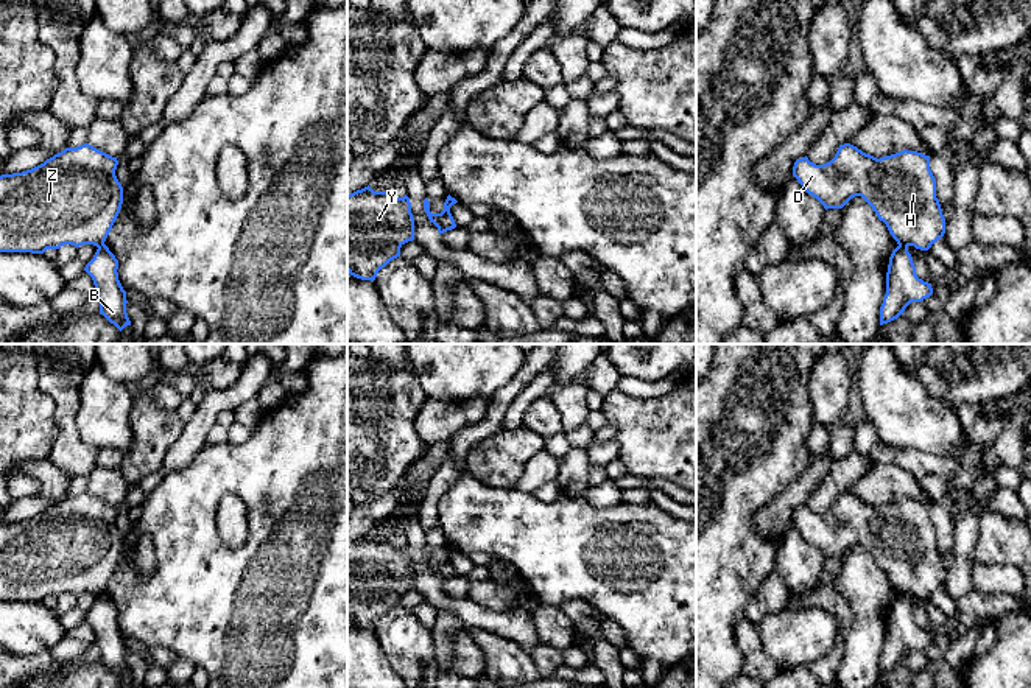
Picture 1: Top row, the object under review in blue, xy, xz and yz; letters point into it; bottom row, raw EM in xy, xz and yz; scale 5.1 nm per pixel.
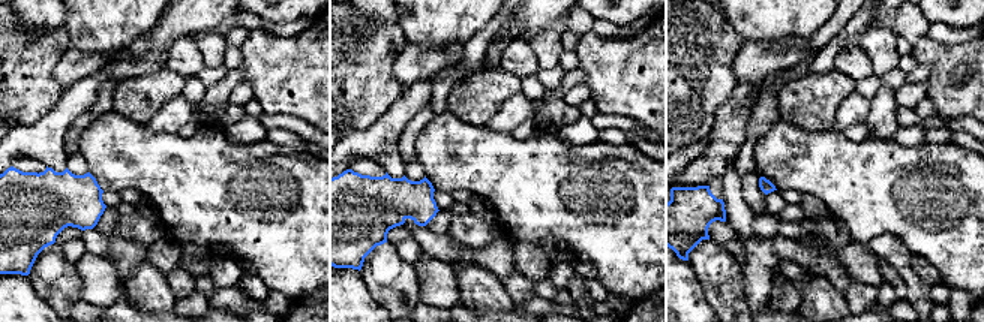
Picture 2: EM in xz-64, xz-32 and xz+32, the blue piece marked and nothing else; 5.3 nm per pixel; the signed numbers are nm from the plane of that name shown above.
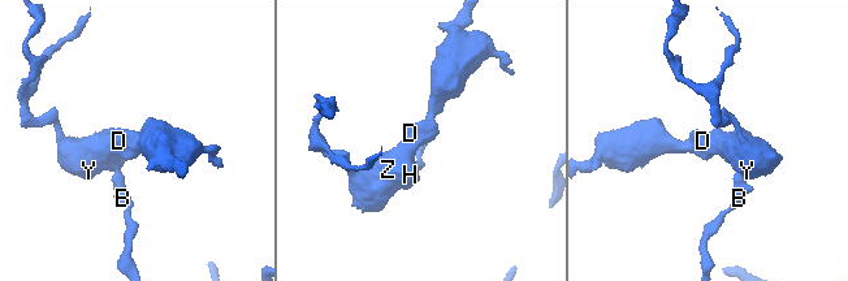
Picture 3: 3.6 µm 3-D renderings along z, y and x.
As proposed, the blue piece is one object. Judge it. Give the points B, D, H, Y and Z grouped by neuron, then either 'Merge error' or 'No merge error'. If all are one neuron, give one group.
Groups: B / D H Y Z. Merge error

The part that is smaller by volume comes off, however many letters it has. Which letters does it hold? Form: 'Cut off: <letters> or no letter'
Cut off: B

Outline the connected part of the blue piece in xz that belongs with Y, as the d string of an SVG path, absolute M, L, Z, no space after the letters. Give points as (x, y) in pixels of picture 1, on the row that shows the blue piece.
M369 185L347 195L347 272L374 282L378 271L400 257L400 247L414 240L414 218L410 198L374 191Z

